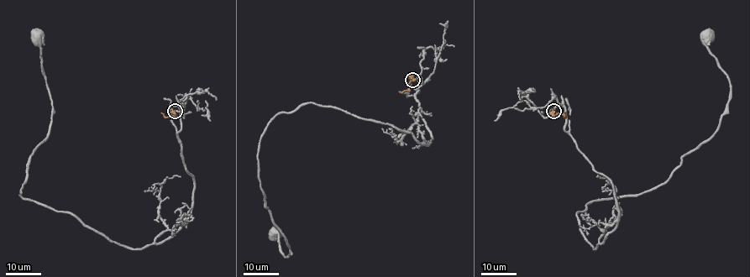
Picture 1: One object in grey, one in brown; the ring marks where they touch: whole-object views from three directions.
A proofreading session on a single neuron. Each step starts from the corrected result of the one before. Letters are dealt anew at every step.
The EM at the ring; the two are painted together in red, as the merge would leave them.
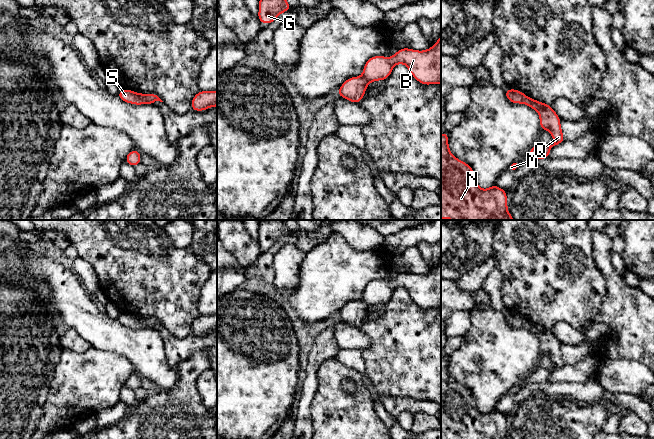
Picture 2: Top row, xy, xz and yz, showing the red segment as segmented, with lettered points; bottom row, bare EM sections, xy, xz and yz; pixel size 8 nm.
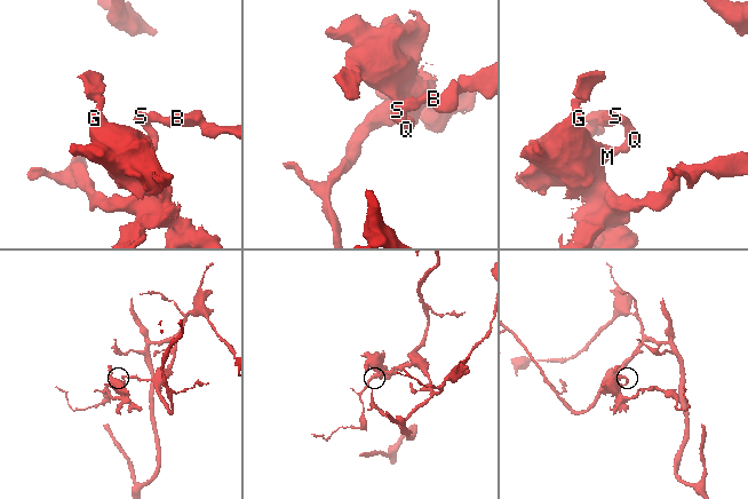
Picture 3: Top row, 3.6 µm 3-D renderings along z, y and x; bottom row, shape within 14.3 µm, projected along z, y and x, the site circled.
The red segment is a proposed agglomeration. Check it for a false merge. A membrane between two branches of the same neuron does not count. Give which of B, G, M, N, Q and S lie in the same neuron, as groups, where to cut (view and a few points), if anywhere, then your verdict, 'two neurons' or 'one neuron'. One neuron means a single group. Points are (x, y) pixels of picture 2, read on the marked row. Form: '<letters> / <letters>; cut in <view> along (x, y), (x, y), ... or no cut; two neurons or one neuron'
B / G M N Q S; cut in xy along (139, 94), (142, 103); two neurons

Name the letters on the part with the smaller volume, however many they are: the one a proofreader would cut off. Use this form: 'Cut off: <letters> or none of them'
Cut off: G, M, N, Q, S

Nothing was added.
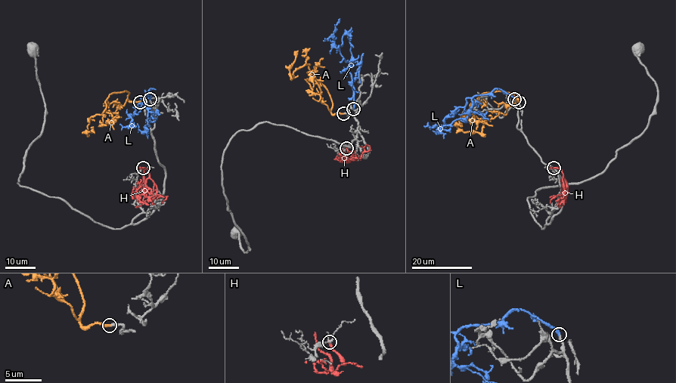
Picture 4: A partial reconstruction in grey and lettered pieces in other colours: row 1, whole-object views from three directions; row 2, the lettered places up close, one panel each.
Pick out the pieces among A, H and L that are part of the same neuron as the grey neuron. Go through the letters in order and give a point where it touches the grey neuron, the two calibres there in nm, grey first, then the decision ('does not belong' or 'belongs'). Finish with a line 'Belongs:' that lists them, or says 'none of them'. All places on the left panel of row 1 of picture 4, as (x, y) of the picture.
A: contact (140, 102); calibres 280 and 280 nm; belongs
H: contact (143, 168); calibres 130 and 260 nm; does not belong
L: contact (150, 99); calibres 200 and 280 nm; belongs
Belongs: A, L

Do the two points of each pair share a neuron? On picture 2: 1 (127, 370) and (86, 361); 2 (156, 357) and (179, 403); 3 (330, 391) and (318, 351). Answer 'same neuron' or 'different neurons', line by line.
1: same neuron
2: different neurons
3: different neurons

